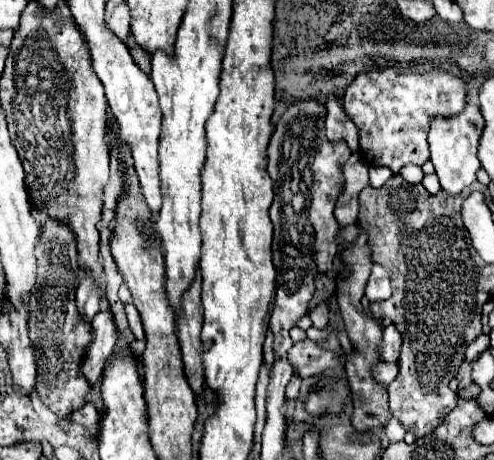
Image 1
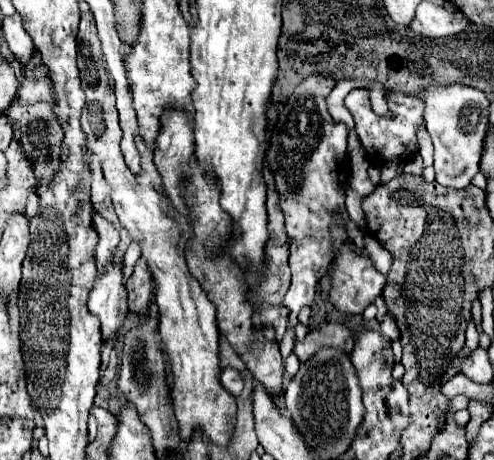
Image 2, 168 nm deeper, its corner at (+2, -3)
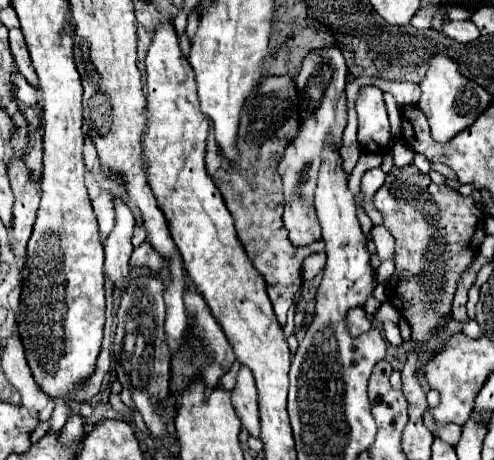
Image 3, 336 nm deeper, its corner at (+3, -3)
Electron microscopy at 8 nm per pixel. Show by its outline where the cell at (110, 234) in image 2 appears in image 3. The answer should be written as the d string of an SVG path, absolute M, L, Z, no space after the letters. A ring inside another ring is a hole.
M103 191L95 197L93 201L93 211L97 215L97 221L99 221L99 229L101 233L109 233L113 229L113 223L115 223L115 215L113 215L113 197L111 193Z

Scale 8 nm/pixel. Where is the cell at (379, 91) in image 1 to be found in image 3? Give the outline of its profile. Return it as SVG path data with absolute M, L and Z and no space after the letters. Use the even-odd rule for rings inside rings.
M365 85L359 89L357 101L355 101L357 117L359 117L359 143L371 151L377 153L379 149L387 149L389 145L389 119L383 95L377 87Z

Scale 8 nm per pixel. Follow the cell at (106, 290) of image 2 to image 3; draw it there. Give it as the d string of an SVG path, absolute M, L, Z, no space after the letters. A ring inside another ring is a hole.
M115 199L115 229L107 235L105 247L105 271L109 279L121 287L129 281L129 257L133 251L131 237L133 237L135 217L123 199Z

